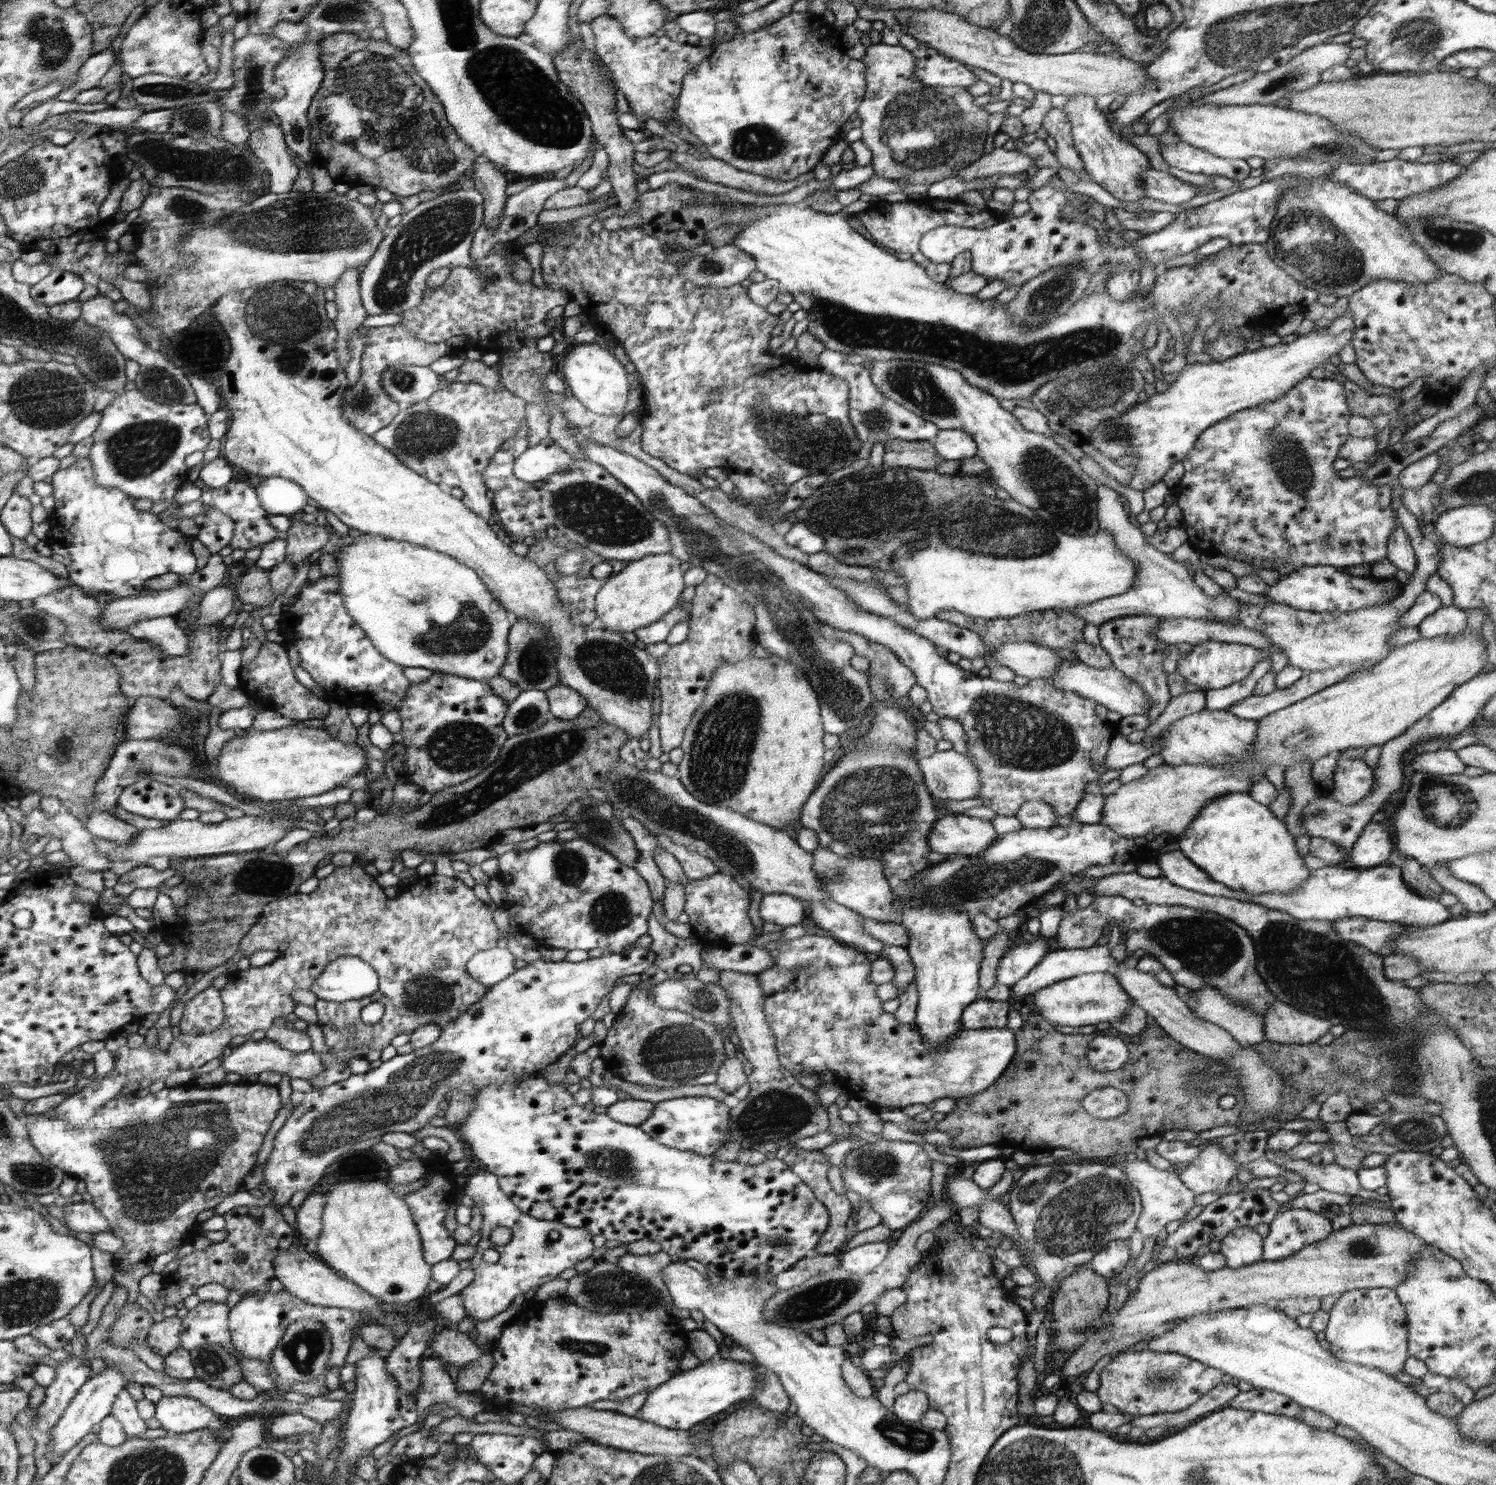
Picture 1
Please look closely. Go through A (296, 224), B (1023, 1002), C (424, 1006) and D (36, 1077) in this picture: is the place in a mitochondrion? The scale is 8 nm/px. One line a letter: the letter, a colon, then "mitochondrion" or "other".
A: mitochondrion
B: other
C: mitochondrion
D: other

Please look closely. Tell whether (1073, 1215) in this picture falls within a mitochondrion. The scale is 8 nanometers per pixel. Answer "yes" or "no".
yes

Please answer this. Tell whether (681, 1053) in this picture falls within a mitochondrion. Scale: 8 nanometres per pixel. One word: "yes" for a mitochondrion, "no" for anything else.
yes

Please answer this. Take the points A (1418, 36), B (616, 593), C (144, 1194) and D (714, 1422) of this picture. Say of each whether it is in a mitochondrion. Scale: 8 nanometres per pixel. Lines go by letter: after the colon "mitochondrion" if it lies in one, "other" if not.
A: mitochondrion
B: other
C: mitochondrion
D: other

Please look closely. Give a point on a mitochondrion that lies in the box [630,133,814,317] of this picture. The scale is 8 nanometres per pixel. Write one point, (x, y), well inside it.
(707, 267)

